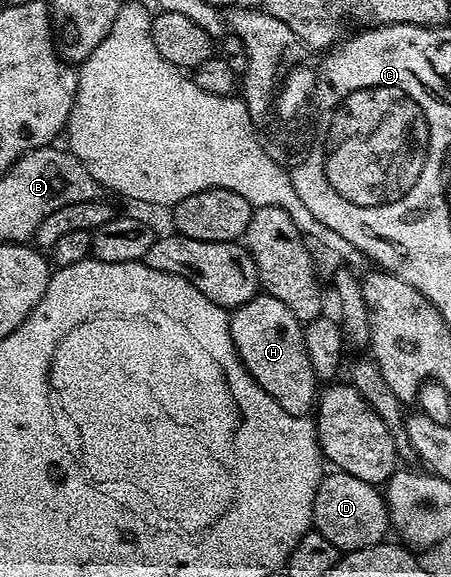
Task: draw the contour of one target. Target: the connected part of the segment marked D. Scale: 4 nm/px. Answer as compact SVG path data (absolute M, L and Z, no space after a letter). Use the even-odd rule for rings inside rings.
M329 471L321 478L315 491L312 528L333 543L342 554L353 553L357 549L380 545L386 540L385 532L391 529L389 506L378 486L363 483L363 479L355 479L355 475Z

